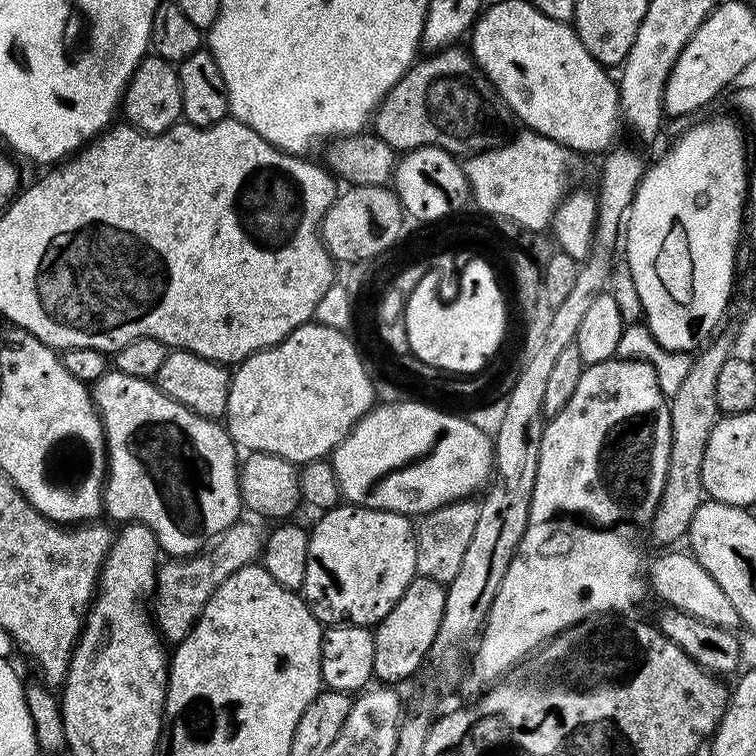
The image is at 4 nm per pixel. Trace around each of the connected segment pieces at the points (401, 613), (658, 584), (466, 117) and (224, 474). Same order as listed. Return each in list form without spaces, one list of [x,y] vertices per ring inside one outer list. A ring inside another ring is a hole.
[[[417,575],[416,579],[410,582],[410,586],[406,586],[402,598],[398,598],[398,602],[392,607],[390,614],[386,614],[386,618],[381,620],[374,628],[376,645],[372,655],[372,670],[377,681],[396,682],[392,680],[404,680],[407,676],[412,676],[419,670],[420,663],[423,660],[429,659],[432,643],[438,634],[438,626],[442,626],[442,614],[446,610],[447,593],[448,590],[445,585],[422,575]]]
[[[664,550],[656,561],[649,563],[646,568],[646,579],[653,593],[657,592],[665,601],[667,607],[676,608],[687,615],[693,615],[694,618],[701,619],[702,622],[712,623],[716,627],[736,630],[741,627],[740,615],[738,610],[734,610],[734,606],[730,603],[730,598],[726,598],[726,594],[722,591],[722,586],[718,586],[718,582],[714,582],[714,578],[710,574],[706,574],[706,570],[702,570],[702,566],[692,557],[691,551],[684,552],[668,552],[672,550]]]
[[[453,46],[451,48],[441,48],[440,51],[425,55],[425,57],[425,60],[424,57],[417,59],[416,63],[409,68],[407,74],[405,74],[405,76],[387,92],[387,94],[385,94],[384,101],[376,107],[374,113],[375,136],[382,138],[382,142],[386,142],[400,154],[409,152],[415,148],[421,148],[422,146],[438,146],[442,150],[451,152],[452,155],[457,158],[475,156],[477,152],[484,152],[486,149],[494,148],[497,144],[501,143],[506,136],[506,133],[504,133],[504,116],[506,117],[506,109],[500,99],[499,92],[496,91],[496,87],[488,81],[484,76],[484,73],[480,71],[476,61],[473,60],[471,51],[464,49],[463,52],[463,50],[460,49],[460,46]]]
[[[110,370],[90,388],[92,402],[104,427],[108,447],[108,471],[104,485],[103,511],[119,522],[139,522],[154,530],[161,553],[187,558],[209,547],[226,529],[241,519],[240,466],[238,449],[223,423],[207,420],[194,410],[174,402],[151,380],[130,378]]]

